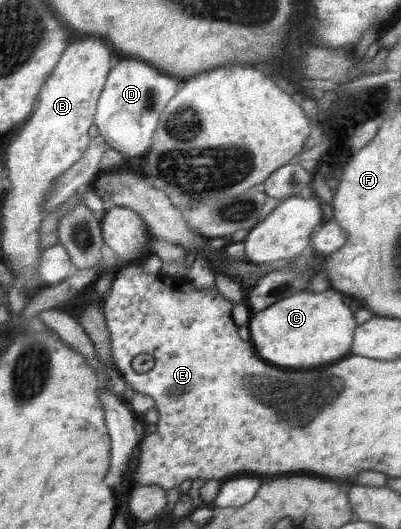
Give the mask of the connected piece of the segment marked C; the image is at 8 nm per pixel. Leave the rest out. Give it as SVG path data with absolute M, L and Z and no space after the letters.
M328 288L322 293L303 290L298 294L293 294L284 300L271 304L263 311L252 312L247 324L250 332L250 342L264 360L268 360L276 366L312 368L312 366L320 366L320 364L332 364L332 362L340 360L342 356L346 356L348 352L351 354L353 334L355 328L359 325L354 319L352 306L350 309L350 306L347 306L342 299L344 295L344 293L332 288Z

